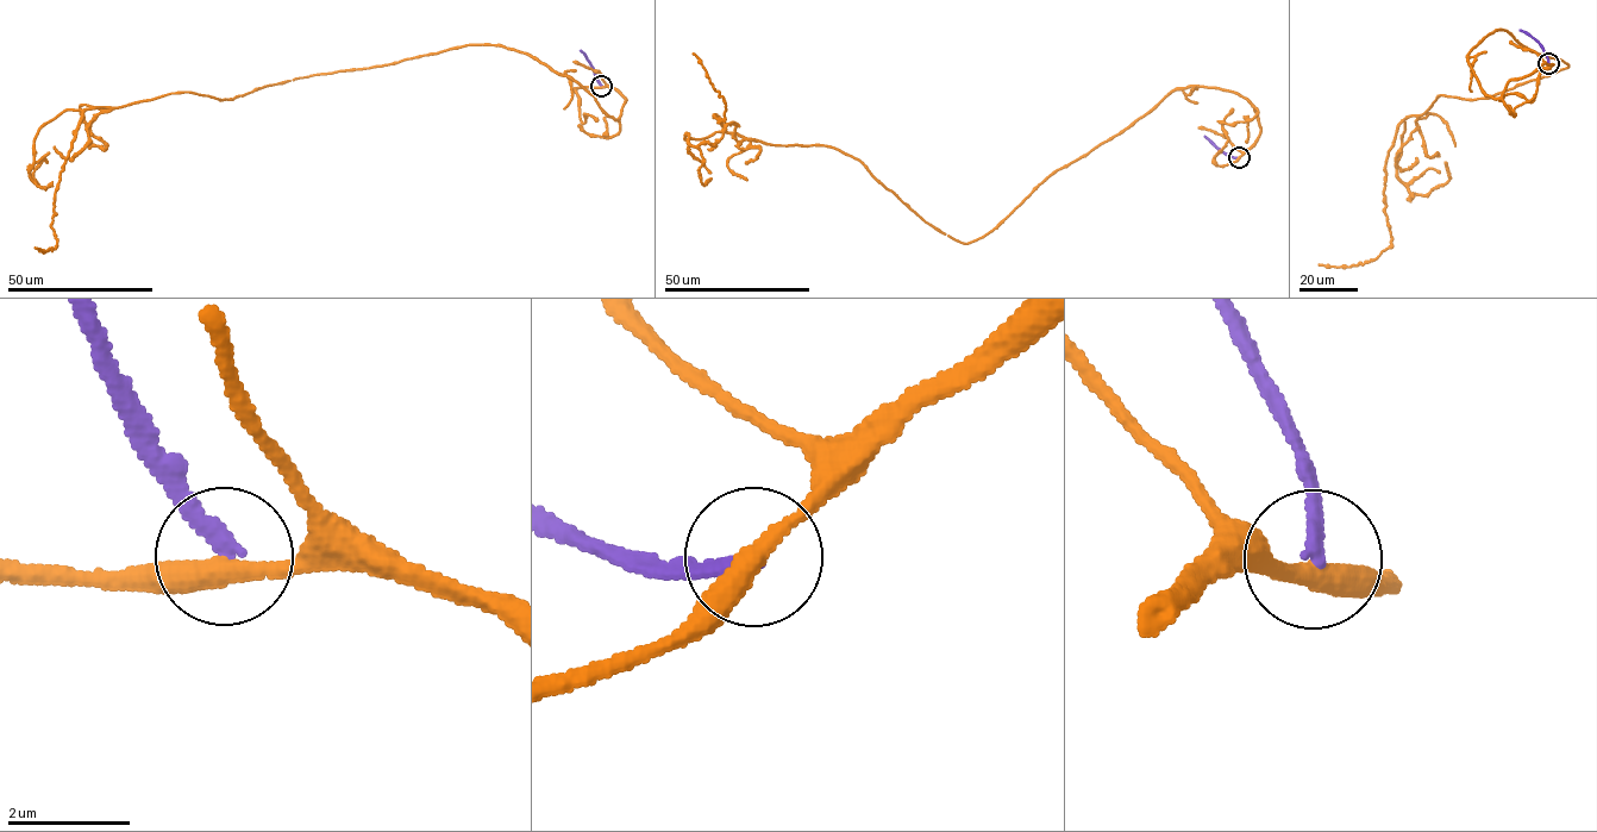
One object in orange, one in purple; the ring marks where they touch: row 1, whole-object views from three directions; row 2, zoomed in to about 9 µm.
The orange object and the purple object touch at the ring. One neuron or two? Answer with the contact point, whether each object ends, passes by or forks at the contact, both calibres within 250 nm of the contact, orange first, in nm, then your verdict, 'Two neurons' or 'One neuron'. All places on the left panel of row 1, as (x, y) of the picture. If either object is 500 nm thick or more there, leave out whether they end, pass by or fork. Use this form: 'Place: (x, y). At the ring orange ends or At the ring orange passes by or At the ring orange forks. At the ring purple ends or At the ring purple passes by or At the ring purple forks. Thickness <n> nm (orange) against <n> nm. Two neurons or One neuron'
Place: (601, 86). At the ring orange passes by. At the ring purple ends. Thickness 340 nm (orange) against 240 nm. Two neurons

